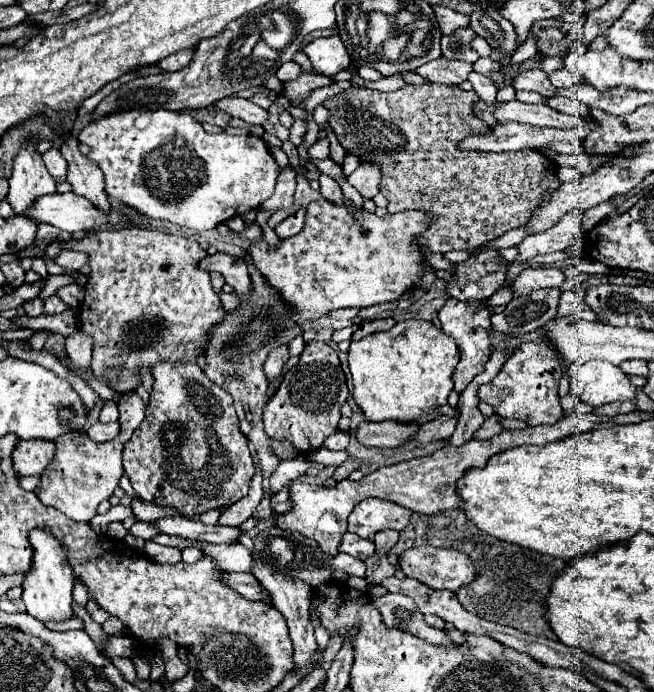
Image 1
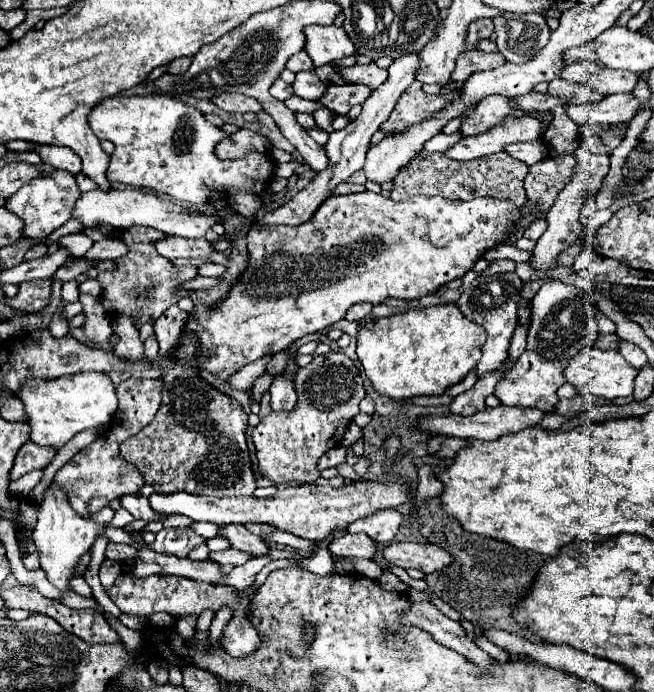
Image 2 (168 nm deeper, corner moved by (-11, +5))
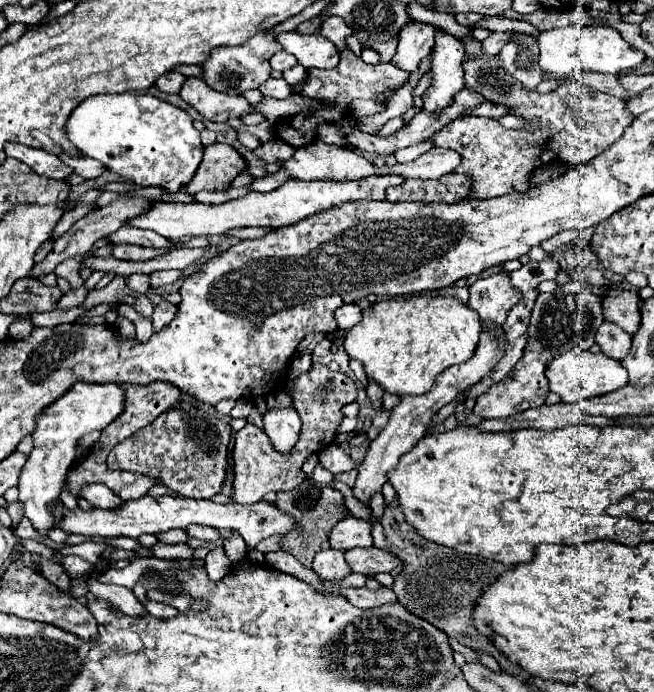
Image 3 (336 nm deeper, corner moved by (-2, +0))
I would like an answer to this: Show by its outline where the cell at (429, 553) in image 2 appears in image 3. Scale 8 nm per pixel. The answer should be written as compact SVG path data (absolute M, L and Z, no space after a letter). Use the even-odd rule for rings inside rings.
M377 547L349 549L349 551L345 551L345 559L347 559L347 565L351 567L353 573L363 573L367 577L391 571L397 565L401 565L401 561L393 553L381 551Z

